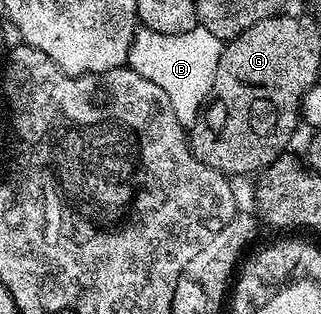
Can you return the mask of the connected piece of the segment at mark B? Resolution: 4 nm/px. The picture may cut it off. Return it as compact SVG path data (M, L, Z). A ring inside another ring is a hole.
M200 25L178 35L141 29L133 37L128 66L135 73L147 77L147 81L155 81L155 85L167 93L167 101L171 101L175 117L179 117L181 123L192 125L213 94L215 69L219 65L222 46L222 40L217 39L215 33L207 33L207 29Z

